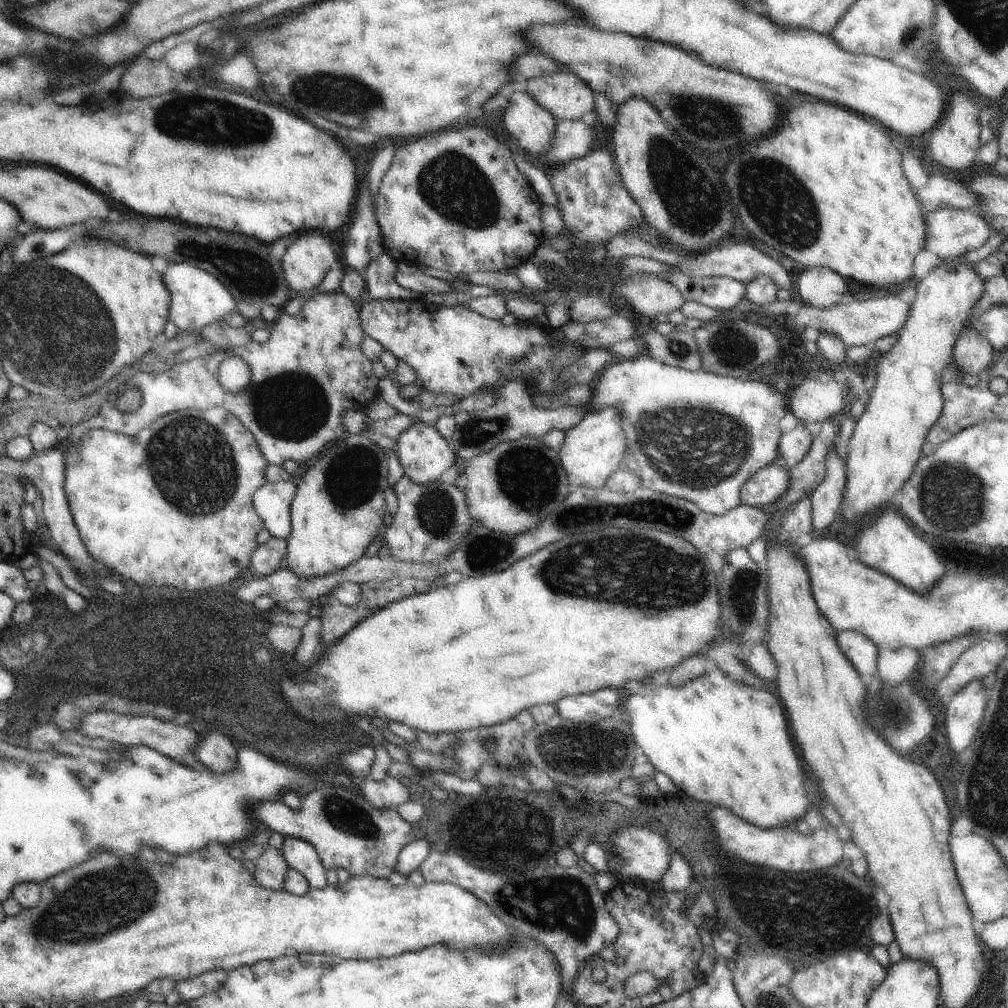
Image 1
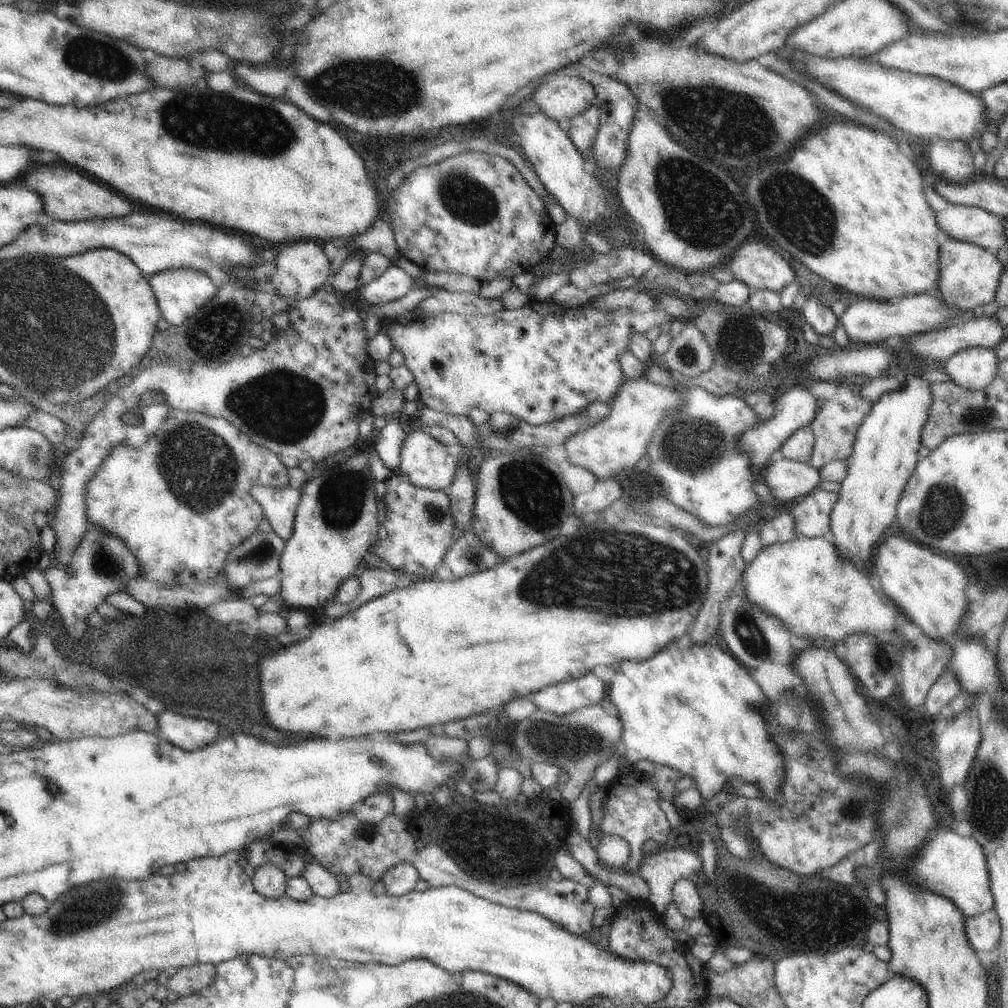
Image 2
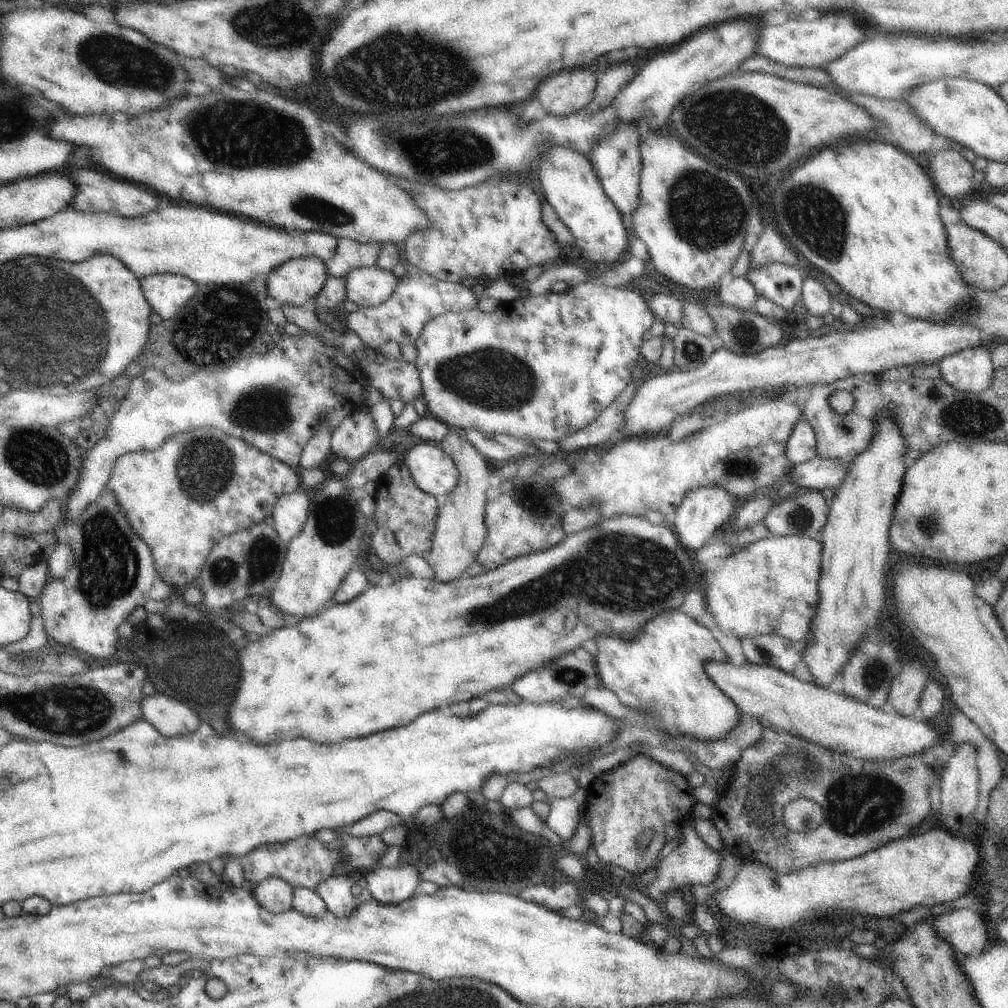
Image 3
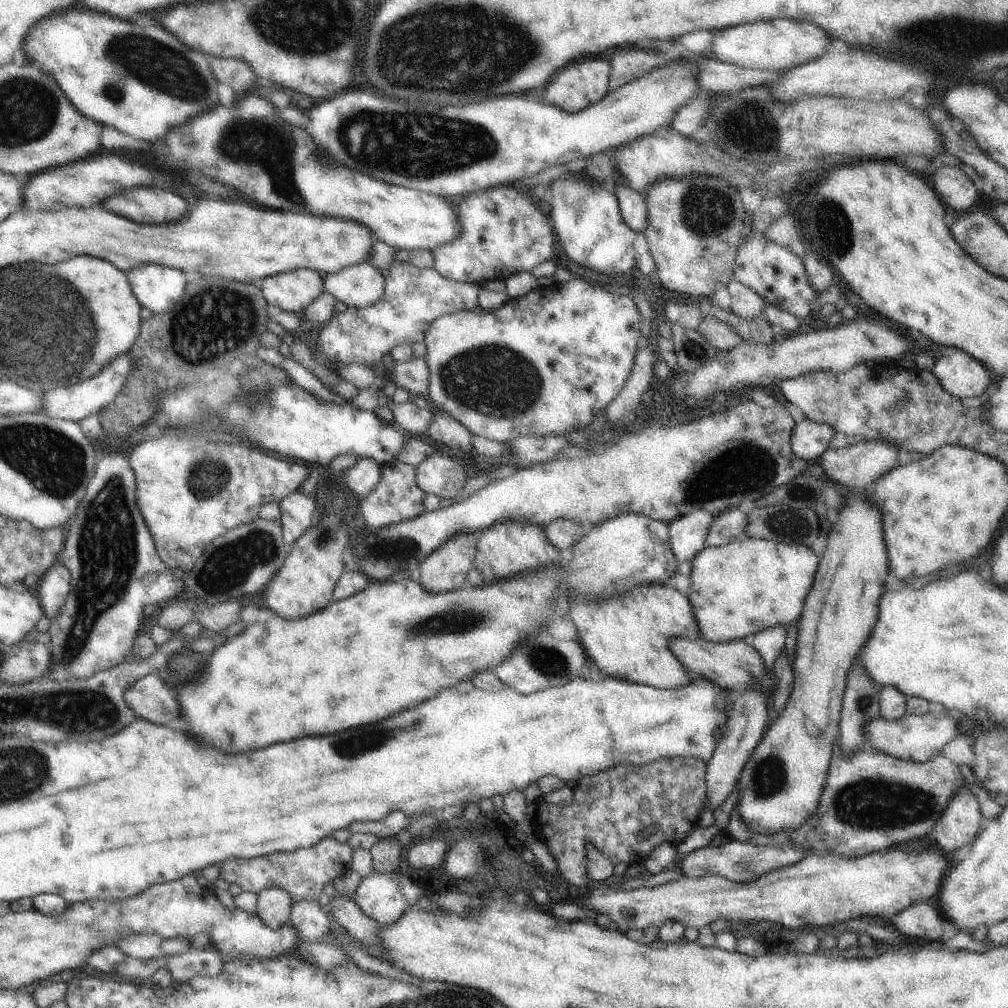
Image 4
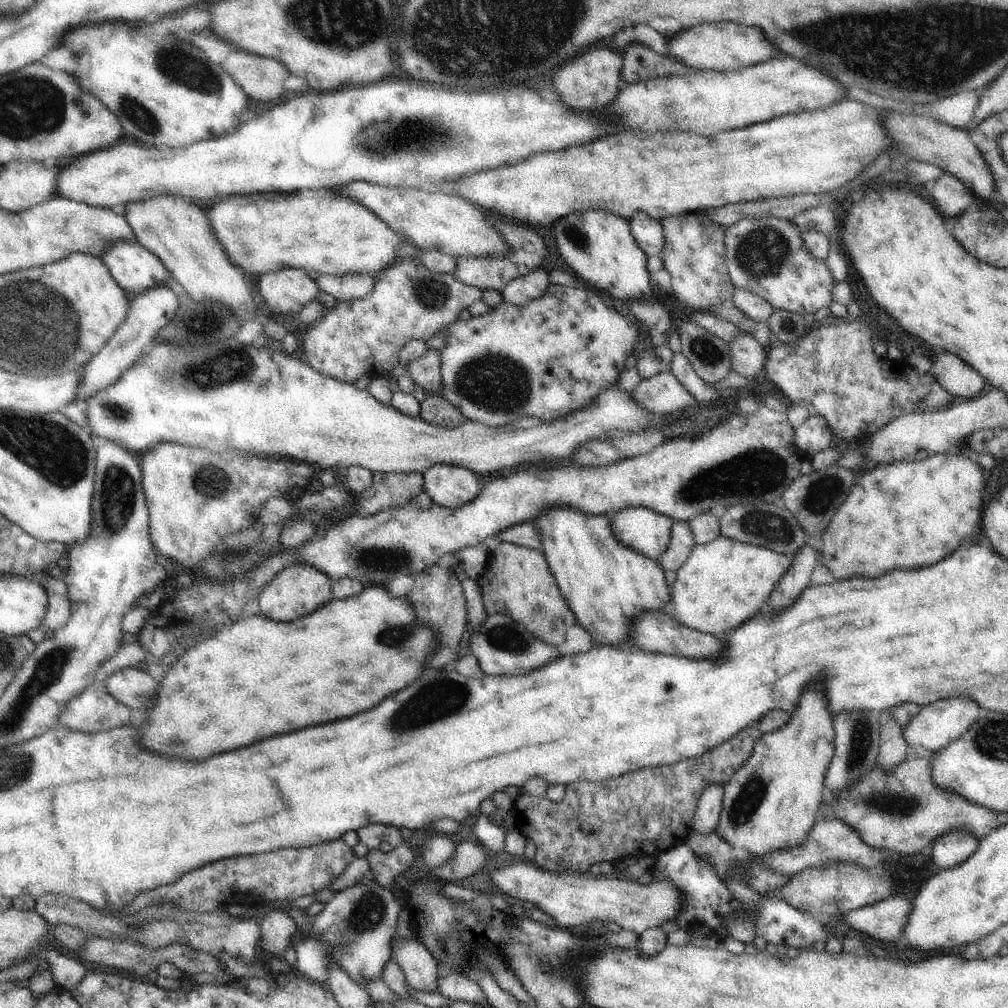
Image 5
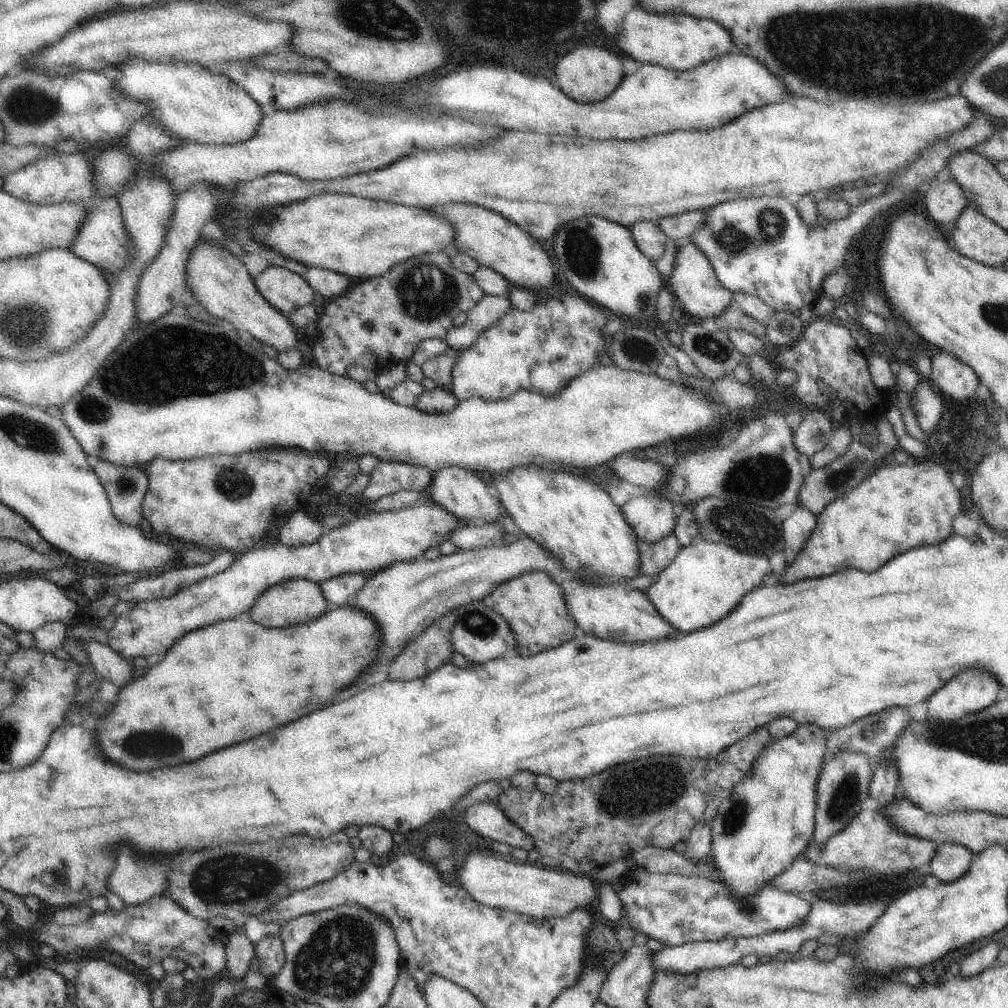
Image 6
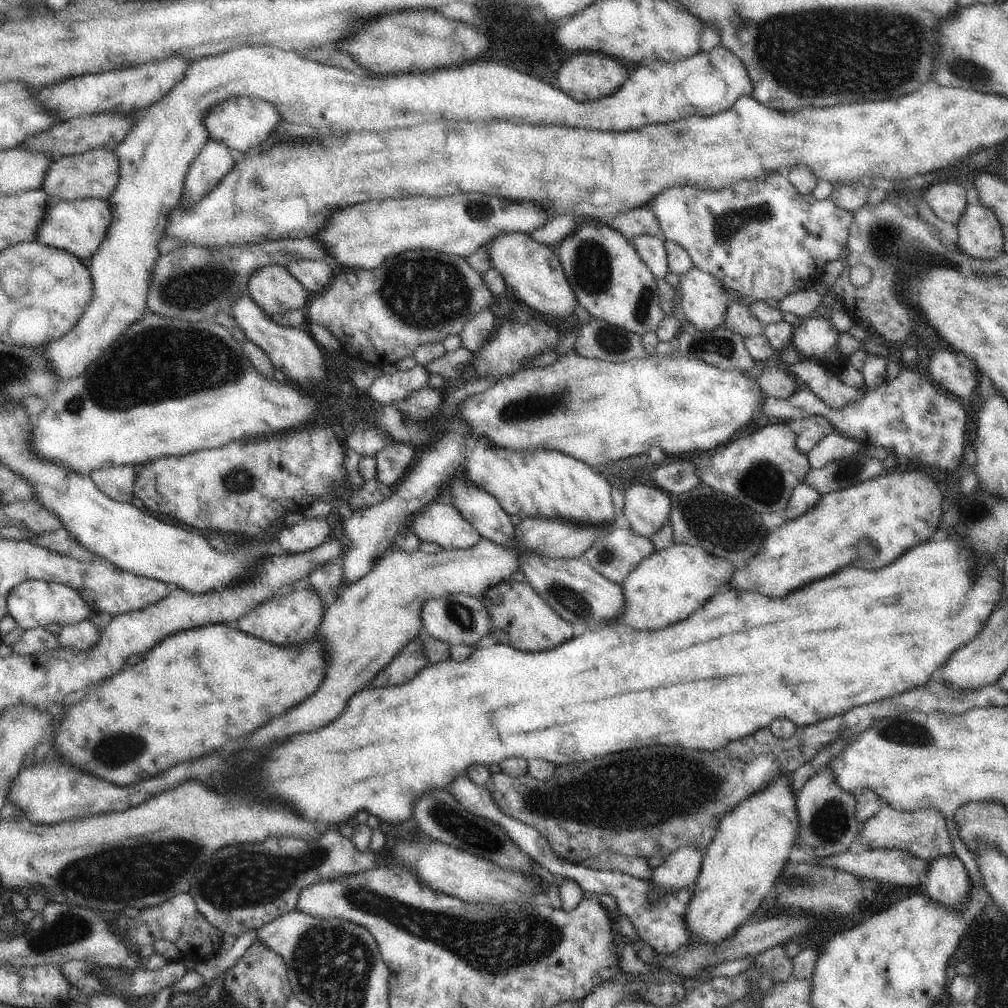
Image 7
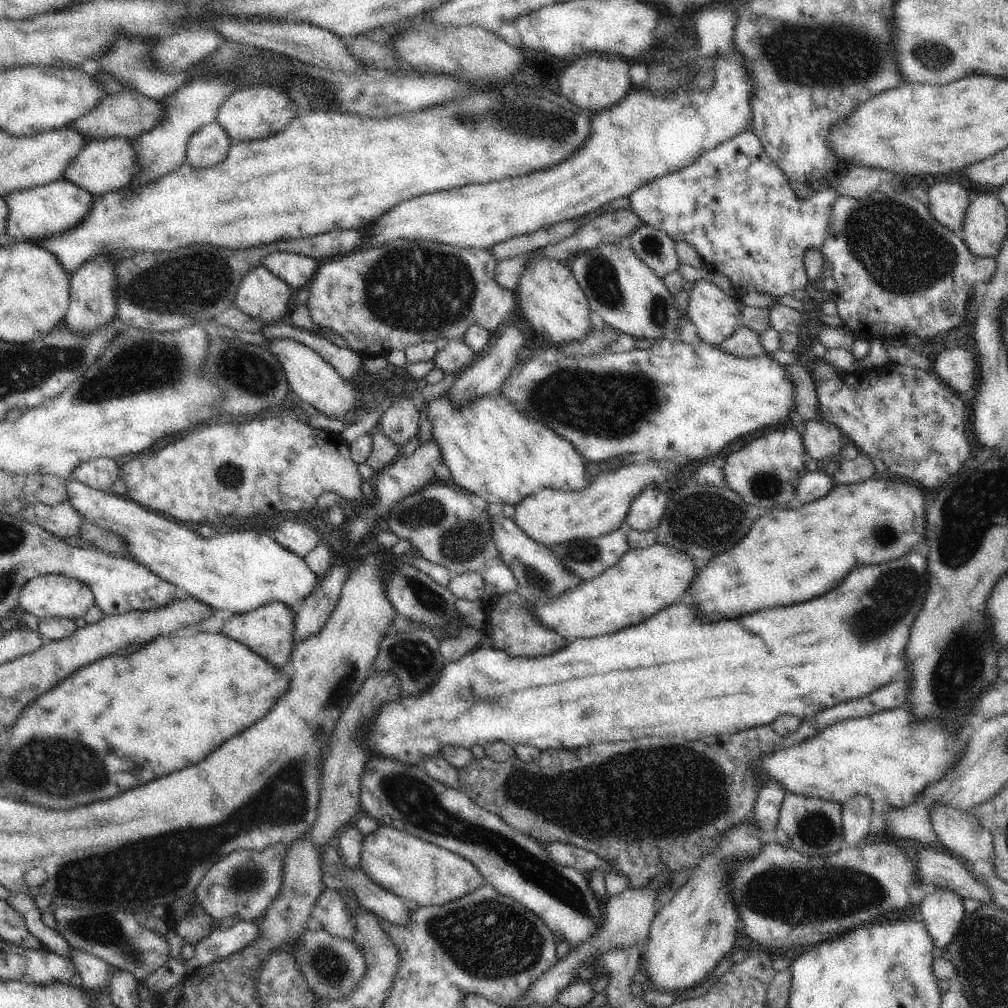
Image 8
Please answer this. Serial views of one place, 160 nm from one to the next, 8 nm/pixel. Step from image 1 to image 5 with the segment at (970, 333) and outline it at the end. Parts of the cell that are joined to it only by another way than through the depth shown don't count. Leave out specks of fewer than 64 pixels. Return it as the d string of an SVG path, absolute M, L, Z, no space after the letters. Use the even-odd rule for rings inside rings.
M956 354L939 355L929 374L938 381L943 390L962 401L978 398L988 389L984 378Z

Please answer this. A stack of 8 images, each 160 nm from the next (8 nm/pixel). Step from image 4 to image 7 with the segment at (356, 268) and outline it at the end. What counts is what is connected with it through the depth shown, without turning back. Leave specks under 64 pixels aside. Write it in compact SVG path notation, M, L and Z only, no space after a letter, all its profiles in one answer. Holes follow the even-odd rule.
M300 259L291 262L286 268L311 296L323 293L339 270L322 259Z

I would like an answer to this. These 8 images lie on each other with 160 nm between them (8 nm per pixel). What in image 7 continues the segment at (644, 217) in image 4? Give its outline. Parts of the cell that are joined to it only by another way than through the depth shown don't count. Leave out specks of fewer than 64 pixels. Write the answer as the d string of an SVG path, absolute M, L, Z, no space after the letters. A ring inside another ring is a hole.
M638 235L630 240L638 256L648 265L655 279L665 279L669 273L664 243L652 235Z

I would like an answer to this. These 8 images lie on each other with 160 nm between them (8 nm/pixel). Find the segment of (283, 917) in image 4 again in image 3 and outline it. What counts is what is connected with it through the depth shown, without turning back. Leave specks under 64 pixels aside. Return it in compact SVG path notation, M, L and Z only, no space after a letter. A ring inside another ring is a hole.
M268 877L252 891L256 902L271 913L281 913L293 906L293 886L280 877Z

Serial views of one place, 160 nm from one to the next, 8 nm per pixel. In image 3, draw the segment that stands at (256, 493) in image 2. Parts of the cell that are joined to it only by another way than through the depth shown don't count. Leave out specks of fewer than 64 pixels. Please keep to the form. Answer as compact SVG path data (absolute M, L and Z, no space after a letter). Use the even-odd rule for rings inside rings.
M299 488L276 501L272 511L272 520L278 536L288 544L298 536L308 514L310 497L307 489Z

